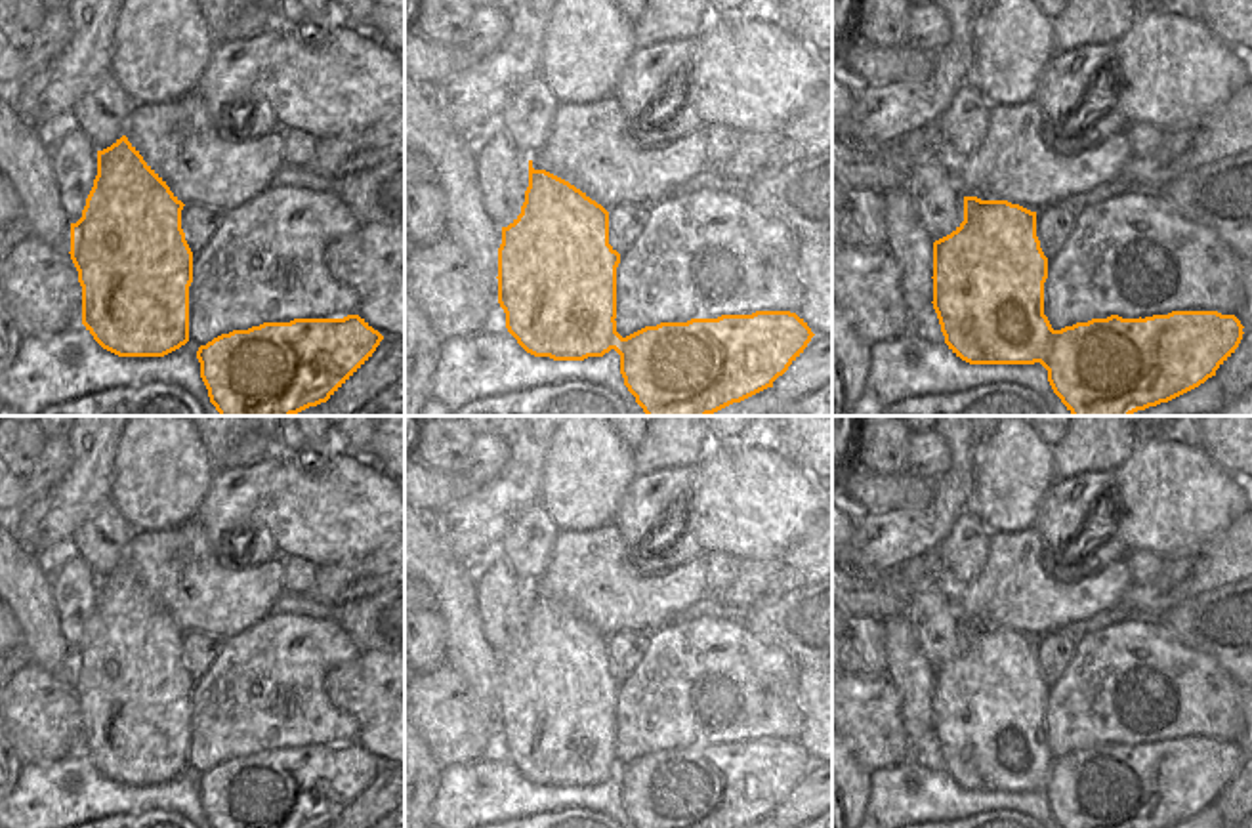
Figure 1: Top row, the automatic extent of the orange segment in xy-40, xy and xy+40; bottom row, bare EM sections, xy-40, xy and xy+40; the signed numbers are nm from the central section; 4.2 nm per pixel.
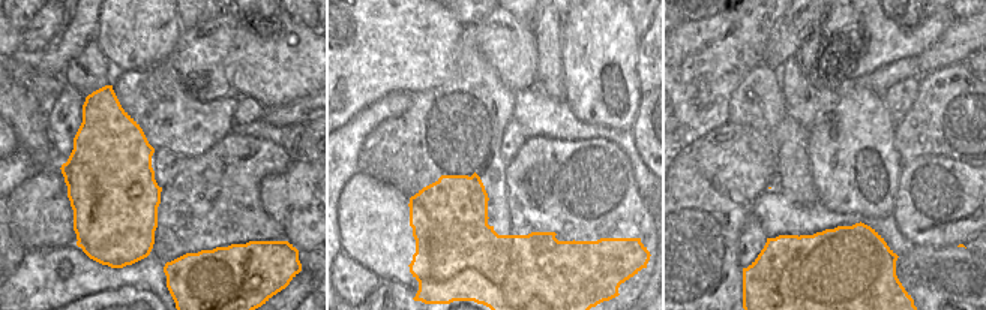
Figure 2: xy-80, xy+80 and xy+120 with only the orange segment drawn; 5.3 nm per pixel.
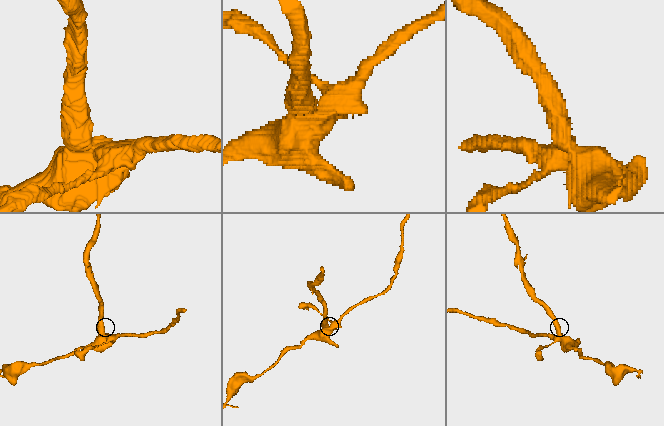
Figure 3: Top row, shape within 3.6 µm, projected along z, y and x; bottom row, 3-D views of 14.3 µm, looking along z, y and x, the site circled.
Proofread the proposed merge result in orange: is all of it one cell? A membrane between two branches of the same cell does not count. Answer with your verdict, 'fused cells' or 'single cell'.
fused cells

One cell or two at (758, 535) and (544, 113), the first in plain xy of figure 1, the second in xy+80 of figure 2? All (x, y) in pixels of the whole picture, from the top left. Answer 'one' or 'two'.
two

